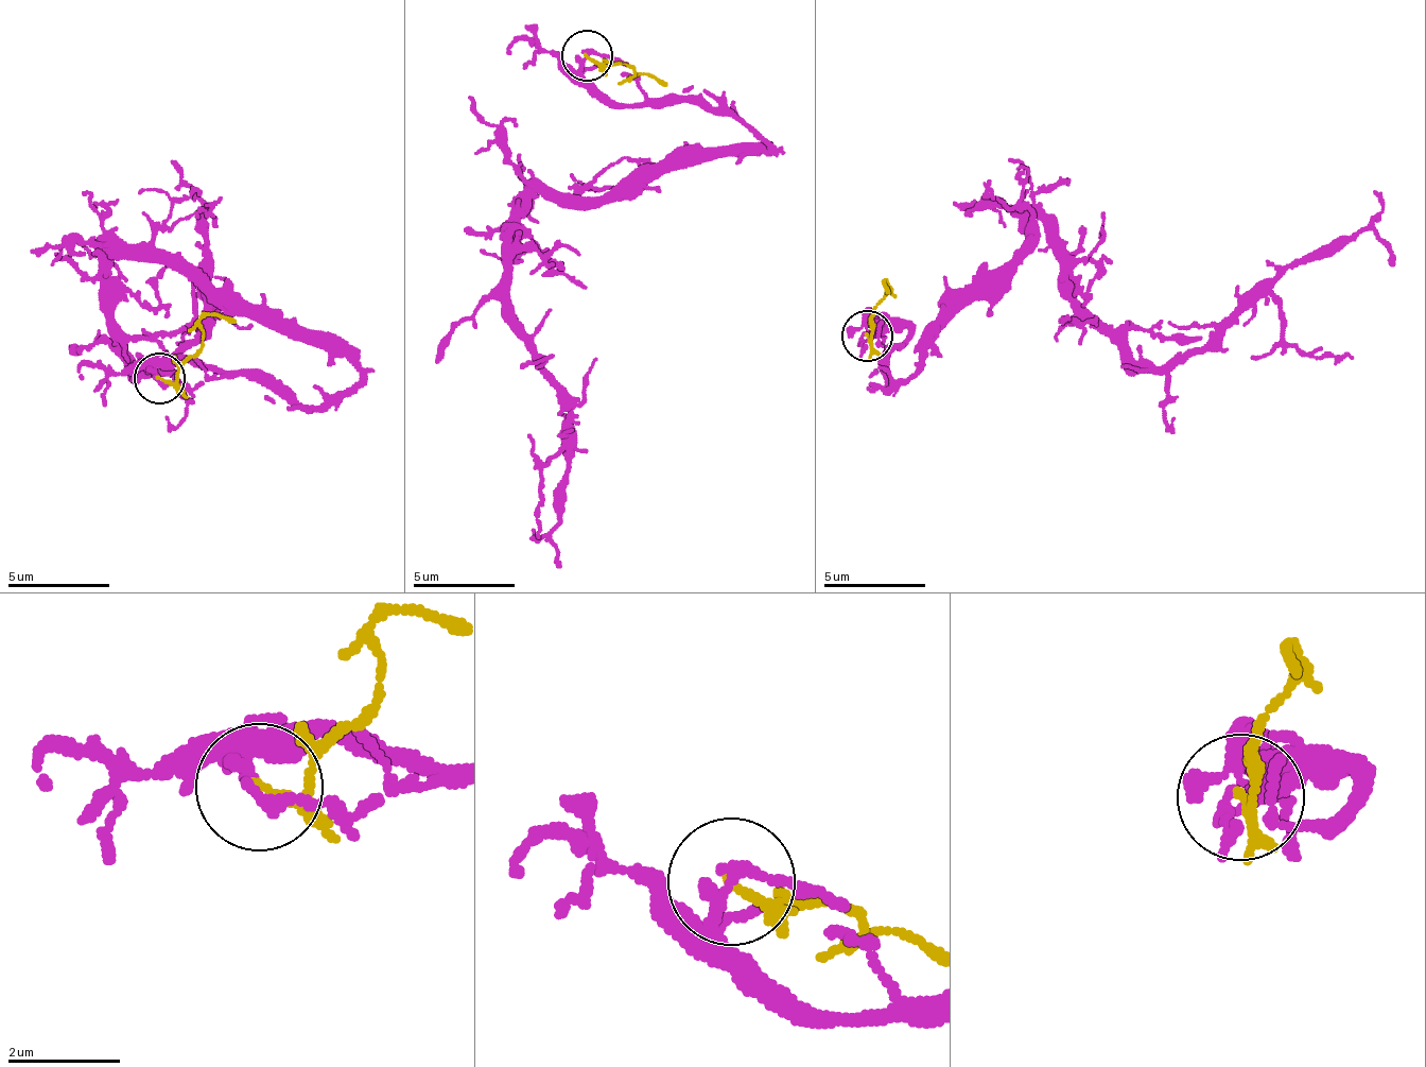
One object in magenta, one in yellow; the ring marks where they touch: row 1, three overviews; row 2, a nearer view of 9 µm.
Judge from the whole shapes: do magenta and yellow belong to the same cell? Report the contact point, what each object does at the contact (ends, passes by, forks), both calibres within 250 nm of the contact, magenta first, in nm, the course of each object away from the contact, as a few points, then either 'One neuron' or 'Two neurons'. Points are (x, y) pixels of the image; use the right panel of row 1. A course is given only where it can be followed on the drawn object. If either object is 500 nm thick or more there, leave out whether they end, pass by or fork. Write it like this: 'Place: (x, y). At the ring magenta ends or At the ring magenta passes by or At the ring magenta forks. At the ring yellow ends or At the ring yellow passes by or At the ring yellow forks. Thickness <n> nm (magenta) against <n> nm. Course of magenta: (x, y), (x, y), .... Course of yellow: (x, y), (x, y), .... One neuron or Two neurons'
Place: (867, 336). At the ring magenta passes by. At the ring yellow passes by. Thickness 220 nm (magenta) against 110 nm. Course of magenta: (864, 334), (908, 333), (885, 386), (918, 367), (1038, 217), (1059, 282), (1151, 363), (1366, 228), (1393, 267). Course of yellow: (868, 334), (885, 280), (890, 294). Two neurons

